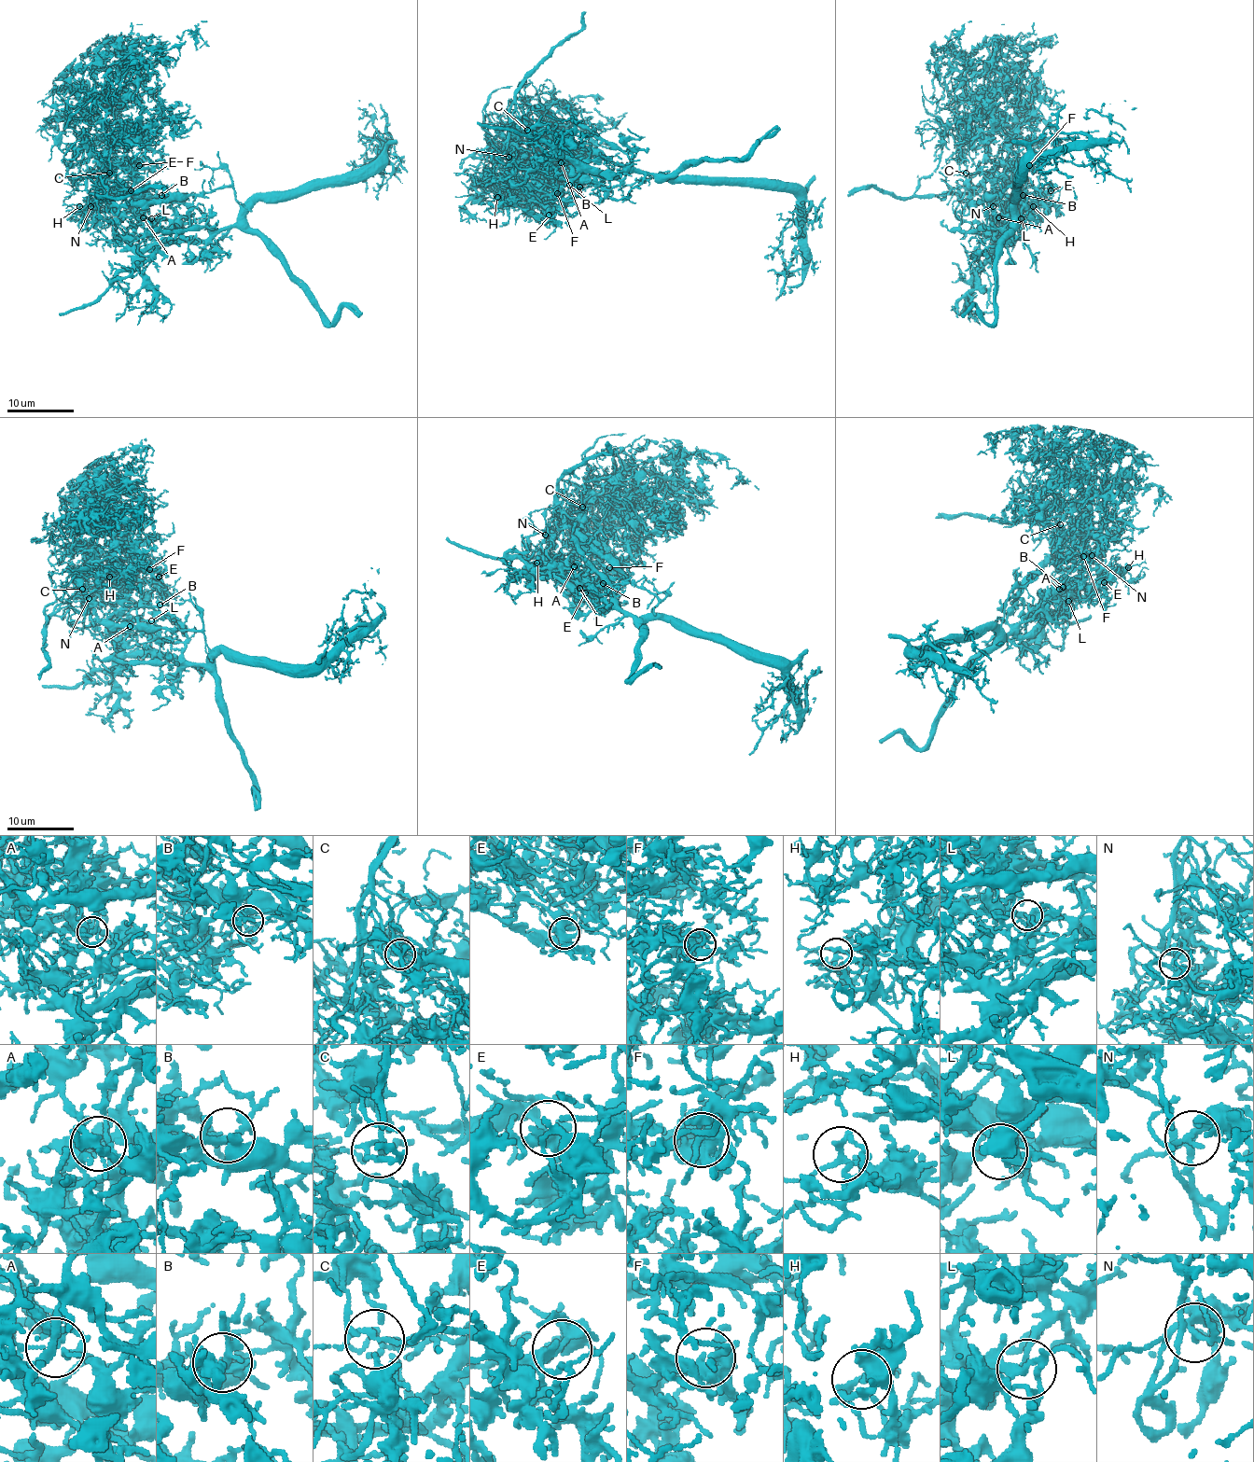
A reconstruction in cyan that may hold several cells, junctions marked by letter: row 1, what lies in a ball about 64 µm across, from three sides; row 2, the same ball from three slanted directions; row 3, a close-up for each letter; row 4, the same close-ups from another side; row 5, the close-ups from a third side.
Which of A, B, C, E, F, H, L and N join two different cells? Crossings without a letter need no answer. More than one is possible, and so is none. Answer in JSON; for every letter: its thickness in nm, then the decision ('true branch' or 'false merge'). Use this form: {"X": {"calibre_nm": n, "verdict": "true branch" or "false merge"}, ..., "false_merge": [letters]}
{"A": {"calibre_nm": 140, "verdict": "false merge"}, "B": {"calibre_nm": 240, "verdict": "true branch"}, "C": {"calibre_nm": 130, "verdict": "true branch"}, "E": {"calibre_nm": 280, "verdict": "true branch"}, "F": {"calibre_nm": 260, "verdict": "true branch"}, "H": {"calibre_nm": 220, "verdict": "true branch"}, "L": {"calibre_nm": 220, "verdict": "true branch"}, "N": {"calibre_nm": 180, "verdict": "true branch"}, "false_merge": ["A"]}

